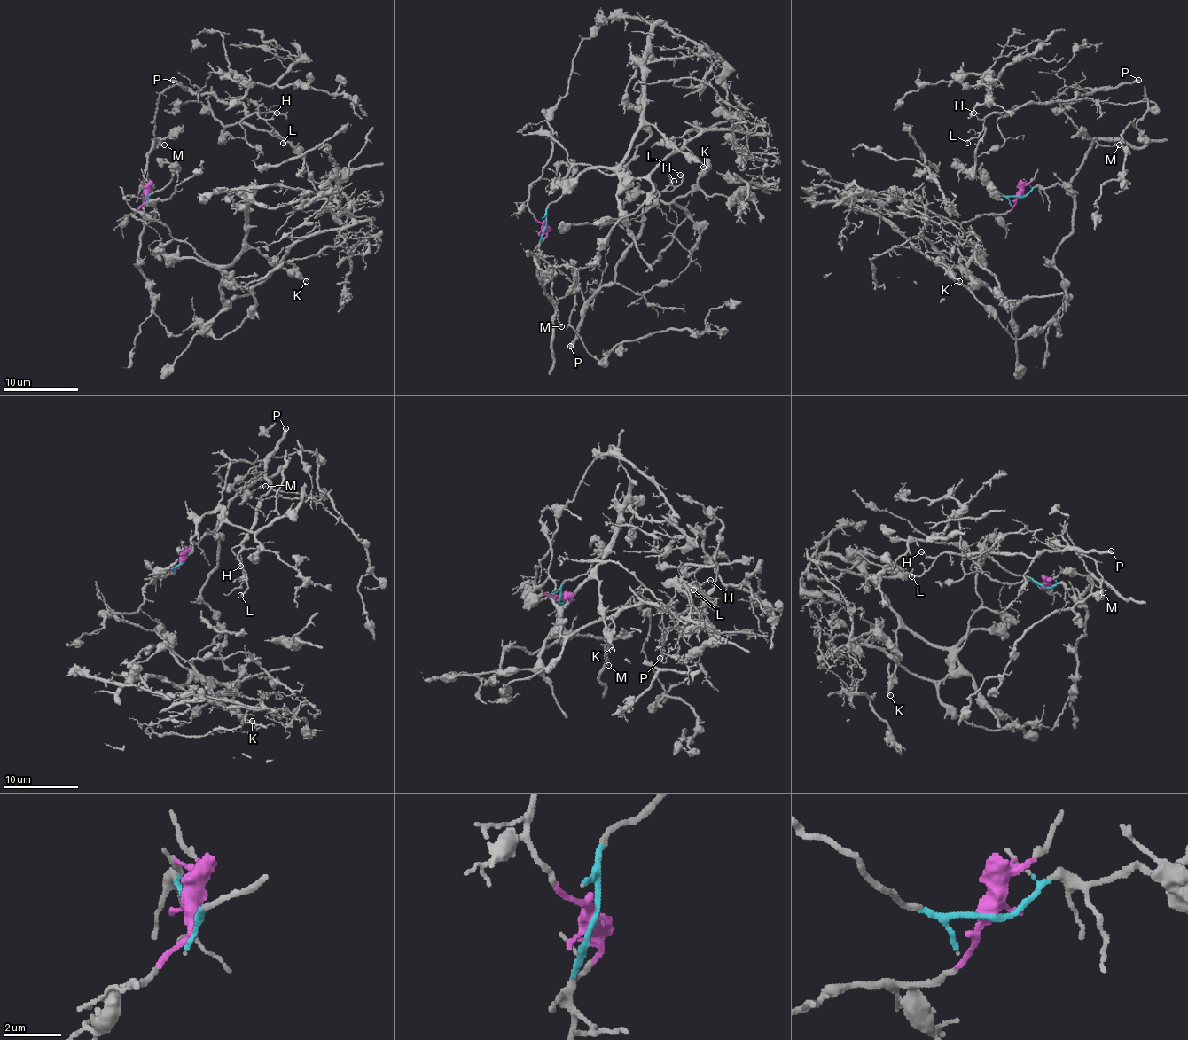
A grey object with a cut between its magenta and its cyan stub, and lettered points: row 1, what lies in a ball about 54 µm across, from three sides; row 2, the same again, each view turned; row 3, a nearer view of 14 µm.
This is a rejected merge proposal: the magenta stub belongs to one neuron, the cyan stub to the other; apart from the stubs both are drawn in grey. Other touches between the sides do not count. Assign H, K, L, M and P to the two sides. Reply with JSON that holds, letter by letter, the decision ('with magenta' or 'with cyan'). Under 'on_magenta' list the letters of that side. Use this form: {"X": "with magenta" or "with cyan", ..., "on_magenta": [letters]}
{"H": "with cyan", "K": "with magenta", "L": "with cyan", "M": "with cyan", "P": "with cyan", "on_magenta": ["K"]}

